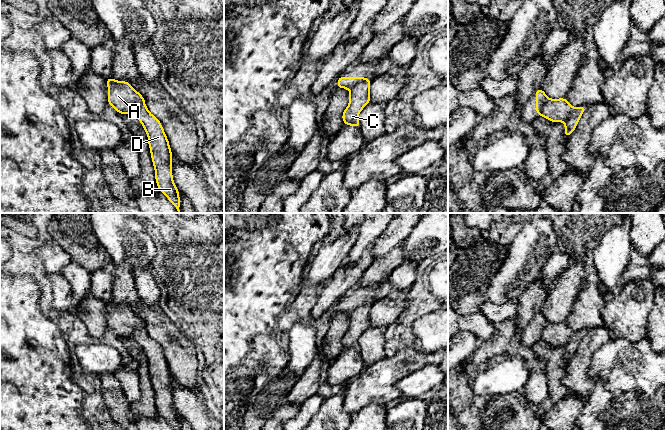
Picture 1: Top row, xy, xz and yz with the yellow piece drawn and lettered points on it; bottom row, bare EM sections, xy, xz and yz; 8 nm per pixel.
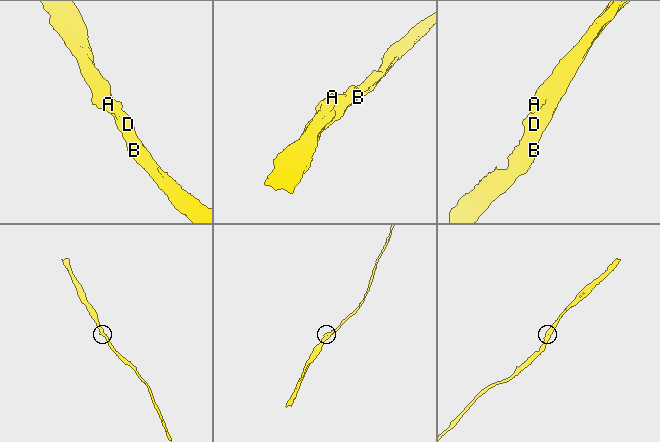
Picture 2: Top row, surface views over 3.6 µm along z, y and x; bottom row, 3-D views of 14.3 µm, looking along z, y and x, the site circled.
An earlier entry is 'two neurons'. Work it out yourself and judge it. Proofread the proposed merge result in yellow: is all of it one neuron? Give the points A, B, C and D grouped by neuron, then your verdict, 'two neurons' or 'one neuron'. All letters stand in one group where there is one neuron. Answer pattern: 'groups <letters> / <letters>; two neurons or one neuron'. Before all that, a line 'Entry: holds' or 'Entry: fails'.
Entry: holds
groups A / B C D; two neurons

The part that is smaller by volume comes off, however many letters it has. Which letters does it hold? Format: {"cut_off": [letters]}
{"cut_off": ["A"]}

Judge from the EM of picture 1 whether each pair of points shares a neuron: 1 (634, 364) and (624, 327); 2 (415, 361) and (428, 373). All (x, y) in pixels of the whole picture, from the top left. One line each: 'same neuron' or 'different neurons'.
1: different neurons
2: different neurons

